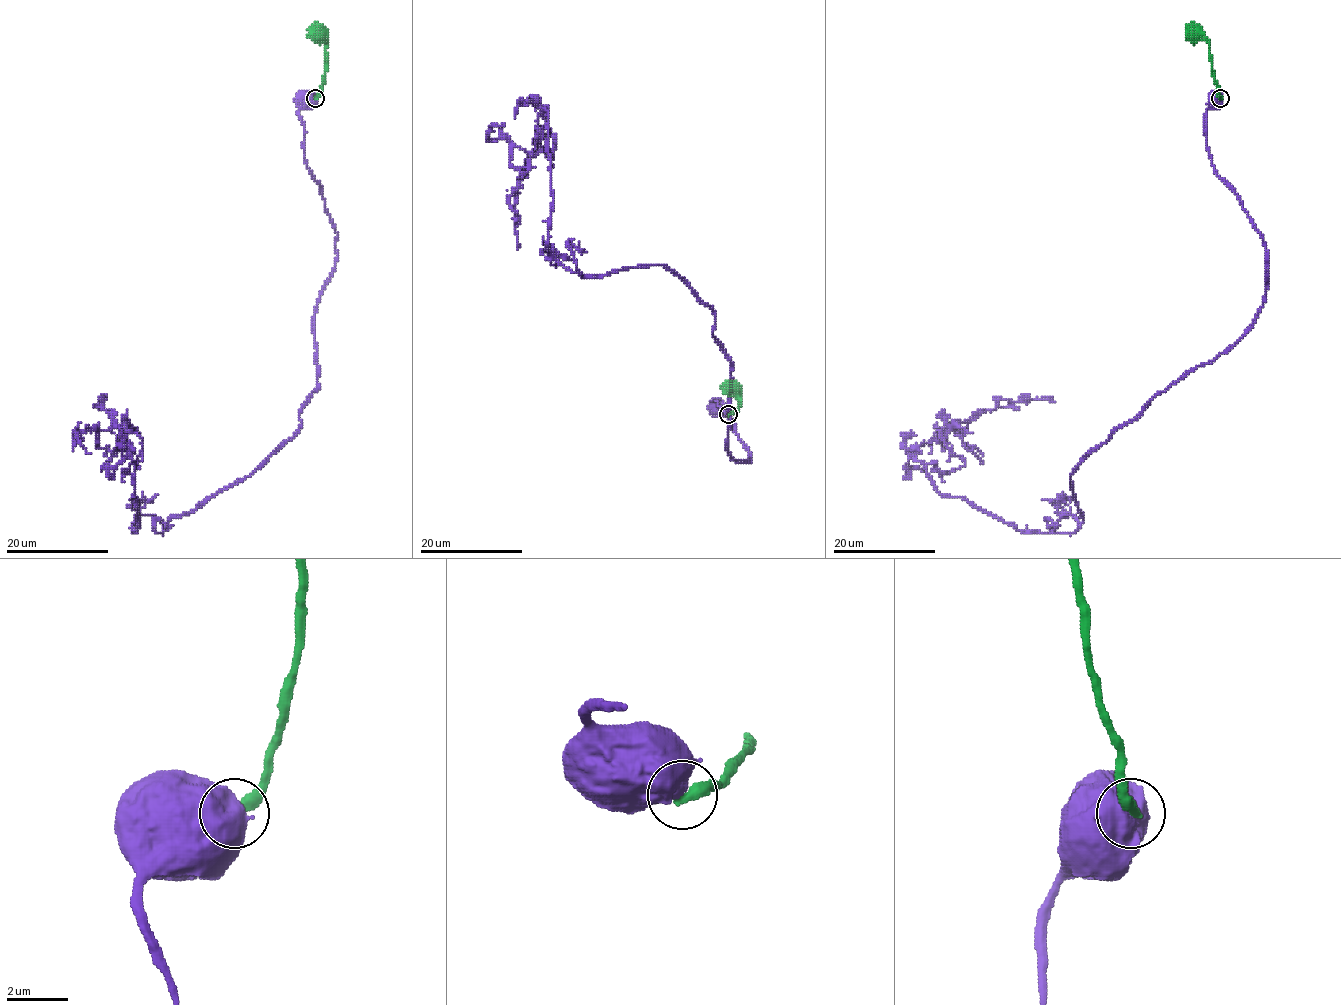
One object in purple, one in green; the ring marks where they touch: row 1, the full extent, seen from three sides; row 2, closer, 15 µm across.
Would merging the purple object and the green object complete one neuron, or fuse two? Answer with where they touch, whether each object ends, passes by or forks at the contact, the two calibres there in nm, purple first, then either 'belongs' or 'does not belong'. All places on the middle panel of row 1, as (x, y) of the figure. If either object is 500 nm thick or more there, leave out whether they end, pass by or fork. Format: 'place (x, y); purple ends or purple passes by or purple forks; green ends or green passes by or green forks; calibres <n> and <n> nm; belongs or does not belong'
place (728, 414); calibres 600 and 400 nm; does not belong

